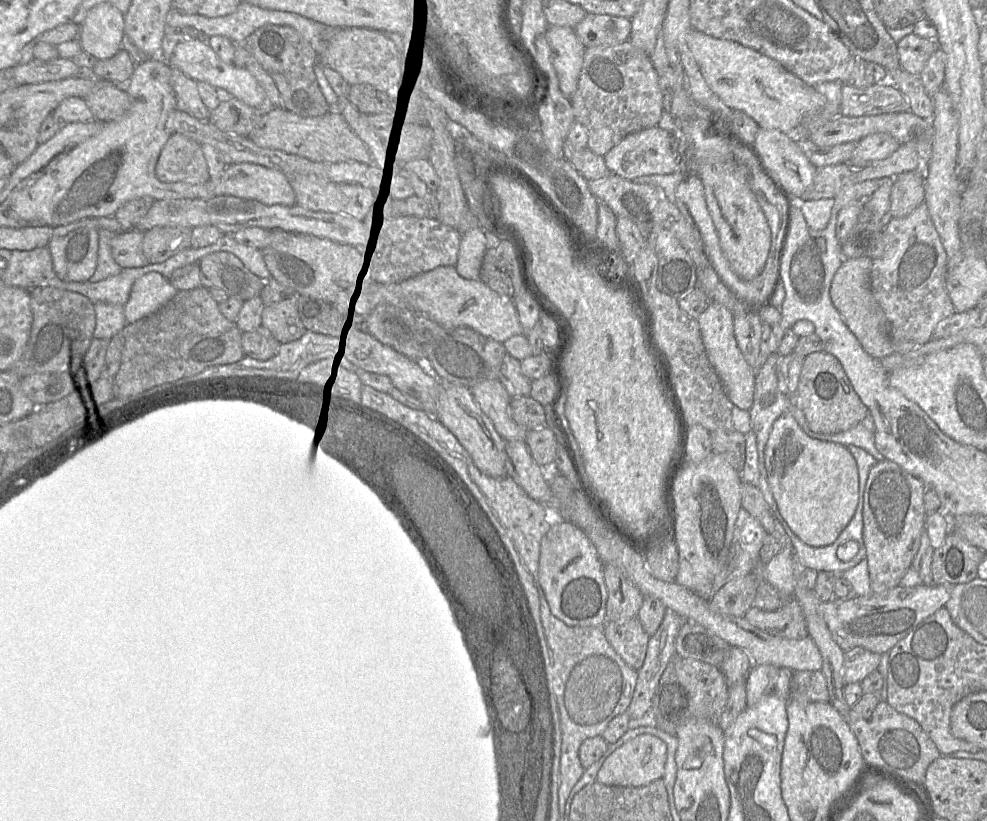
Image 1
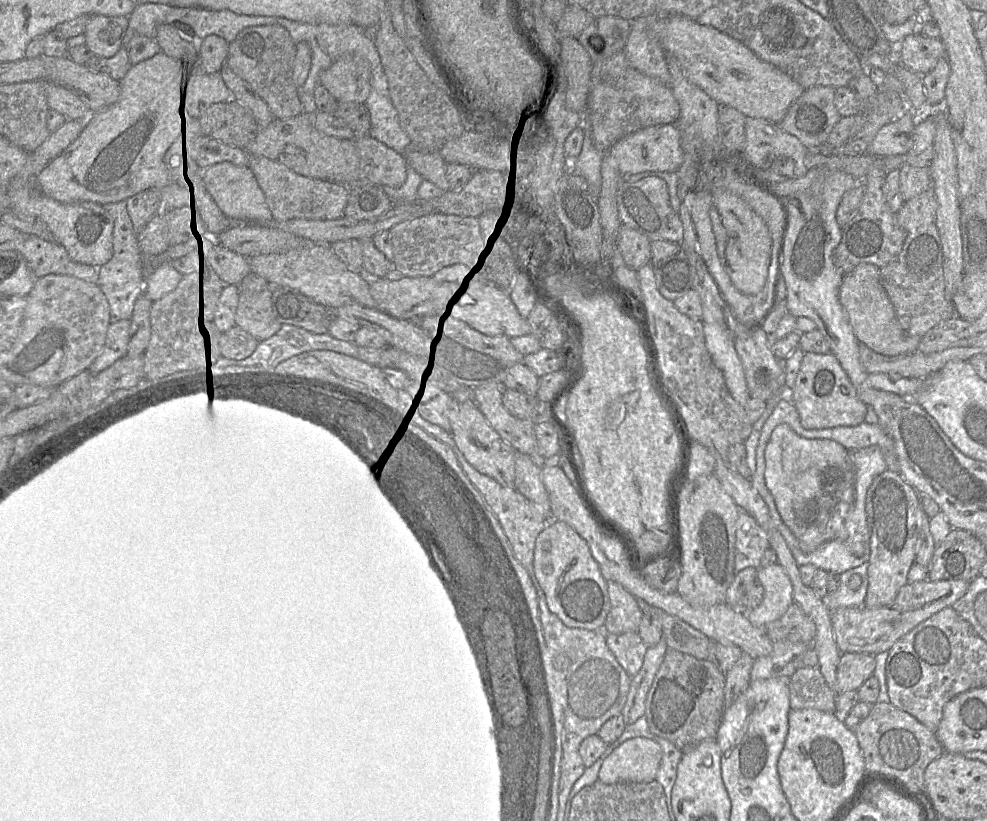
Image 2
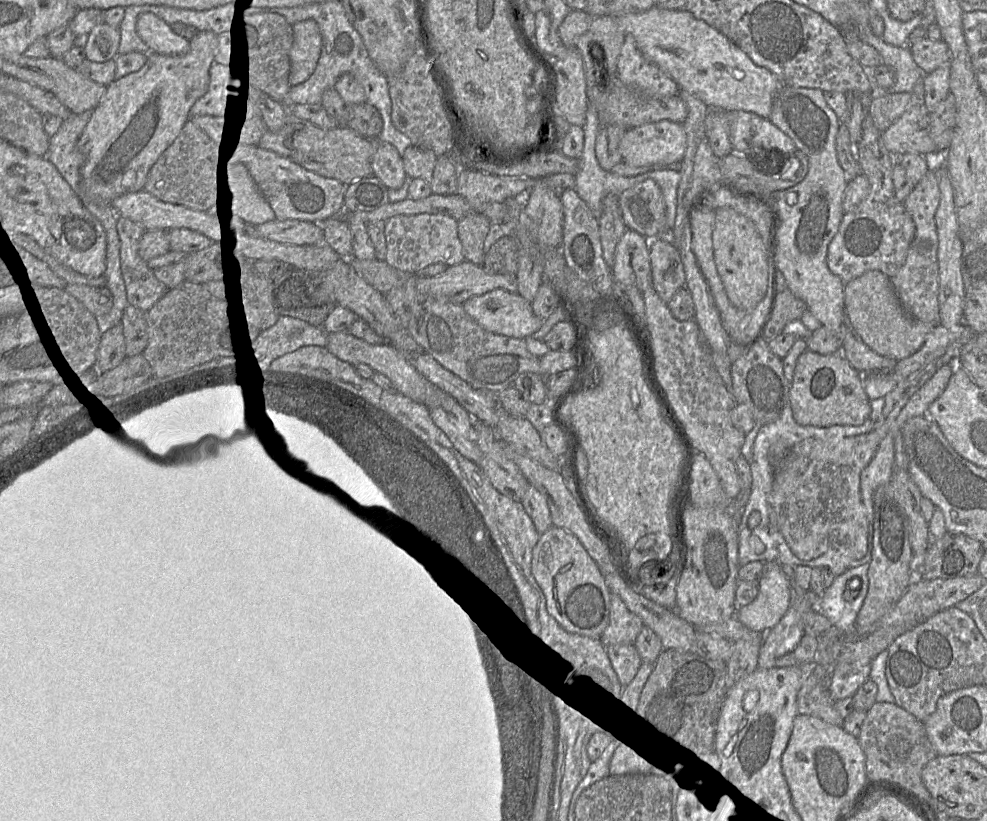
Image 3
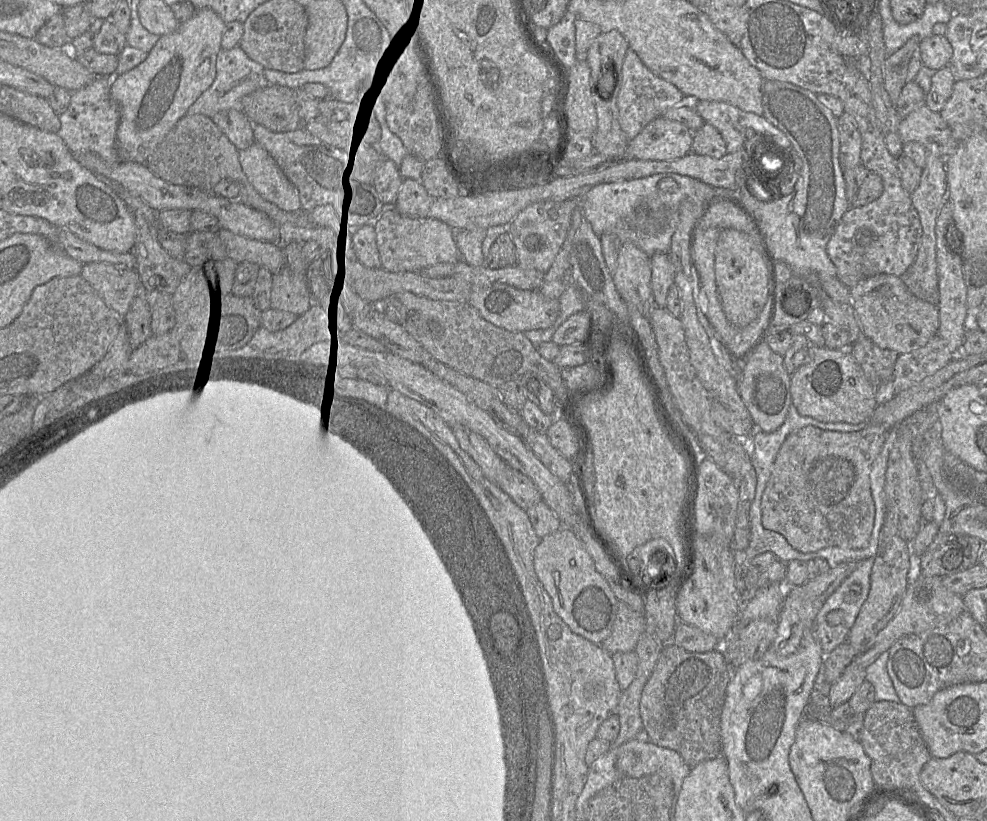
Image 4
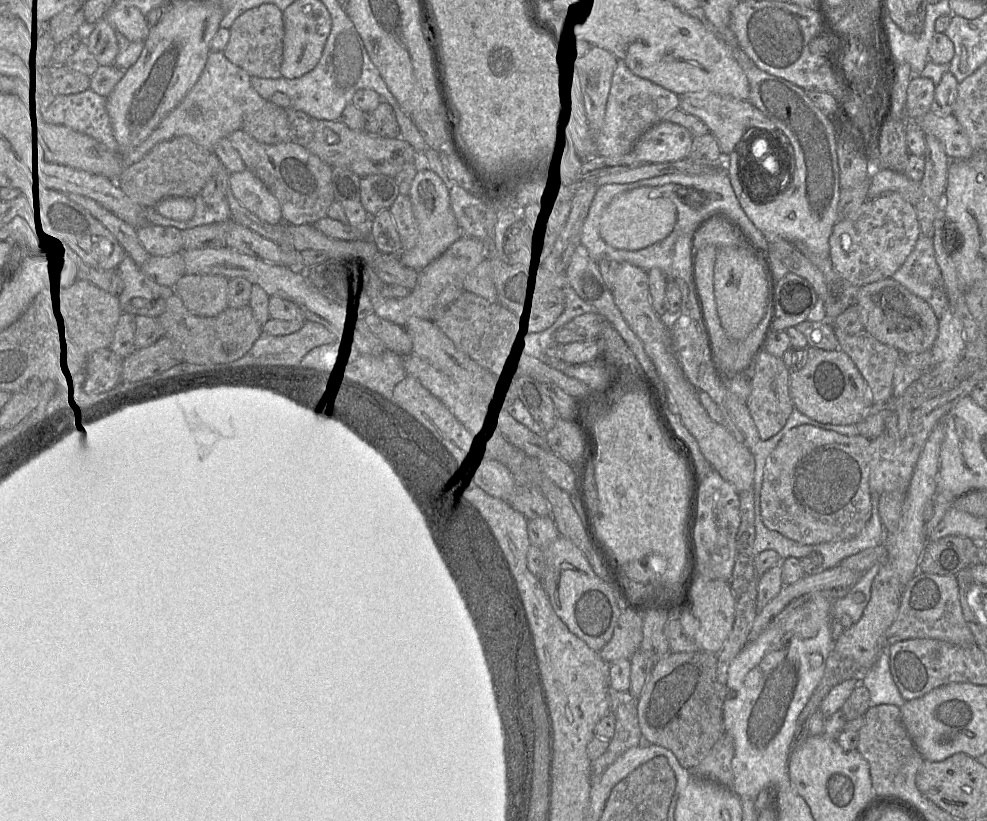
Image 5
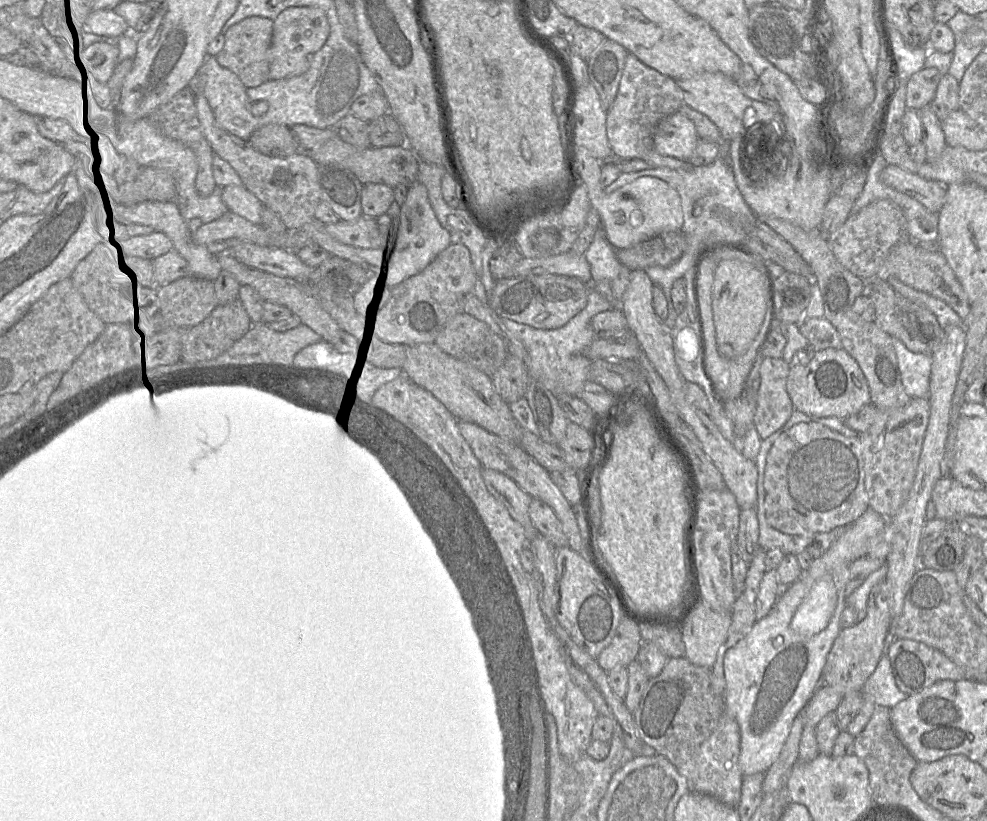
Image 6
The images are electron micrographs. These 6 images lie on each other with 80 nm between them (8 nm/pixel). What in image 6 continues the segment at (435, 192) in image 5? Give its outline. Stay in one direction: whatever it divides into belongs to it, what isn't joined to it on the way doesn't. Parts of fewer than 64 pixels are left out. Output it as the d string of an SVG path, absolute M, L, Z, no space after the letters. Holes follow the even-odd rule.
M416 180L401 204L401 220L391 246L384 253L387 274L395 282L405 282L424 271L451 244L452 236L437 219L426 187Z

